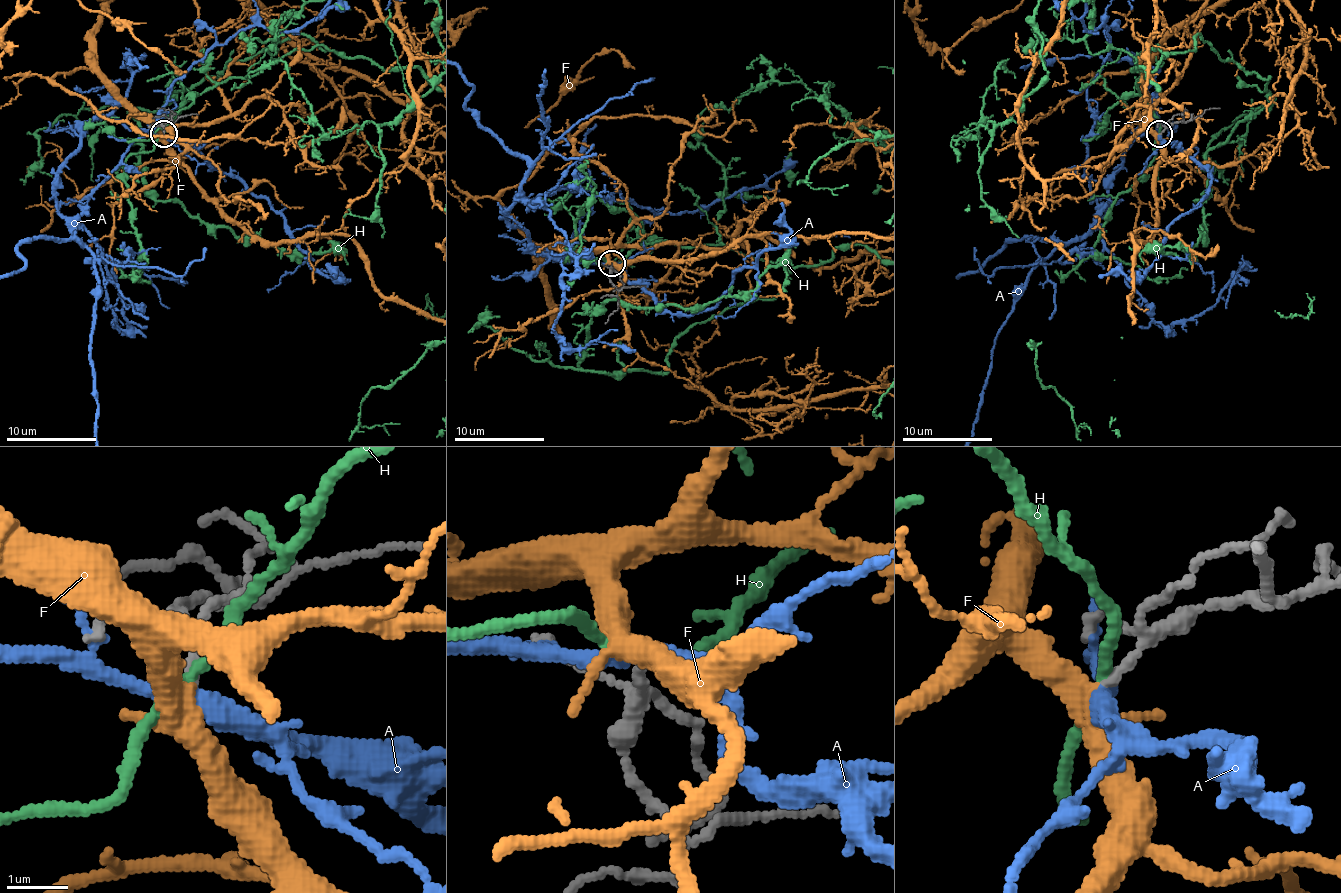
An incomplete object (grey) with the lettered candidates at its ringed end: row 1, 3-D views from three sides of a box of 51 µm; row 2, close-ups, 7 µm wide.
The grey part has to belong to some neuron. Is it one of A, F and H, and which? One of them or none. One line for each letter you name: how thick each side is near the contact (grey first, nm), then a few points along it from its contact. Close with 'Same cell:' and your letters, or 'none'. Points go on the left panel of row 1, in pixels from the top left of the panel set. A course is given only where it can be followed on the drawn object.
F: 90/320 nm
Same cell: F

